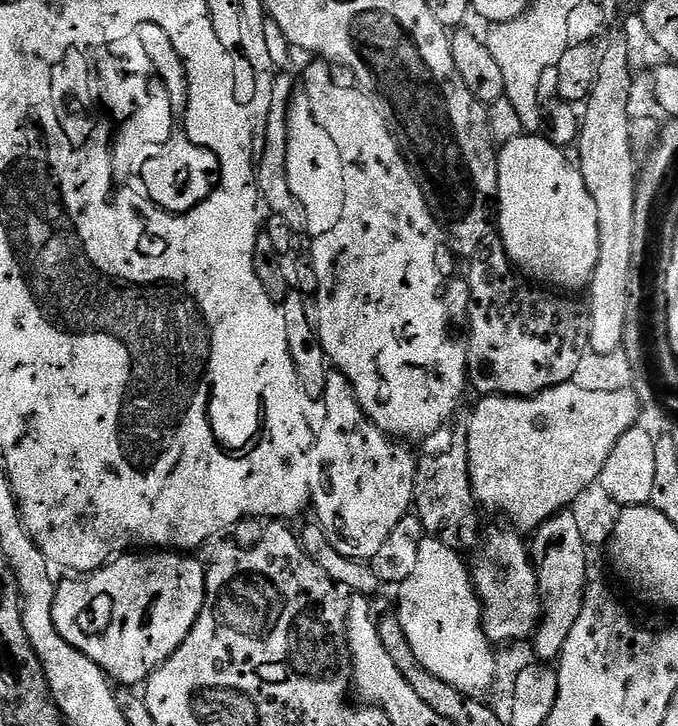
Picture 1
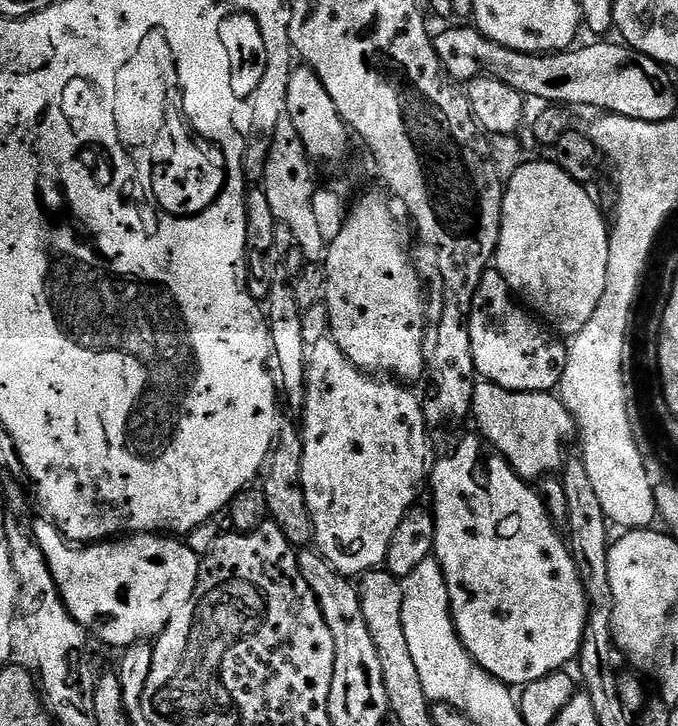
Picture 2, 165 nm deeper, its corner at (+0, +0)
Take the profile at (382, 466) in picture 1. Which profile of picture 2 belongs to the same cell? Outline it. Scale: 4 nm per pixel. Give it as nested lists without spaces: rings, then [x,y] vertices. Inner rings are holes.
[[[334,342],[319,343],[308,349],[300,481],[310,510],[315,547],[336,571],[349,578],[379,569],[387,561],[390,538],[394,538],[398,522],[417,503],[420,483],[423,480],[425,483],[430,472],[430,428],[425,423],[421,397],[408,388],[411,387],[377,378],[354,366]]]

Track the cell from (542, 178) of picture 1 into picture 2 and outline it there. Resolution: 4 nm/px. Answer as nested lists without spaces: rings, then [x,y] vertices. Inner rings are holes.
[[[529,159],[527,162],[521,164],[520,169],[506,180],[504,205],[502,206],[502,218],[500,219],[500,241],[496,247],[494,268],[495,271],[502,274],[502,278],[506,278],[508,287],[512,289],[513,293],[515,293],[545,325],[551,326],[561,337],[571,338],[579,334],[582,330],[582,326],[586,326],[586,322],[590,322],[590,318],[594,315],[594,310],[598,310],[598,302],[602,302],[602,290],[606,290],[608,233],[610,231],[610,224],[607,219],[604,221],[604,216],[600,213],[599,206],[592,201],[592,196],[587,192],[588,188],[585,187],[583,183],[576,181],[566,170],[560,168],[559,165],[551,159],[531,160],[532,159]]]

